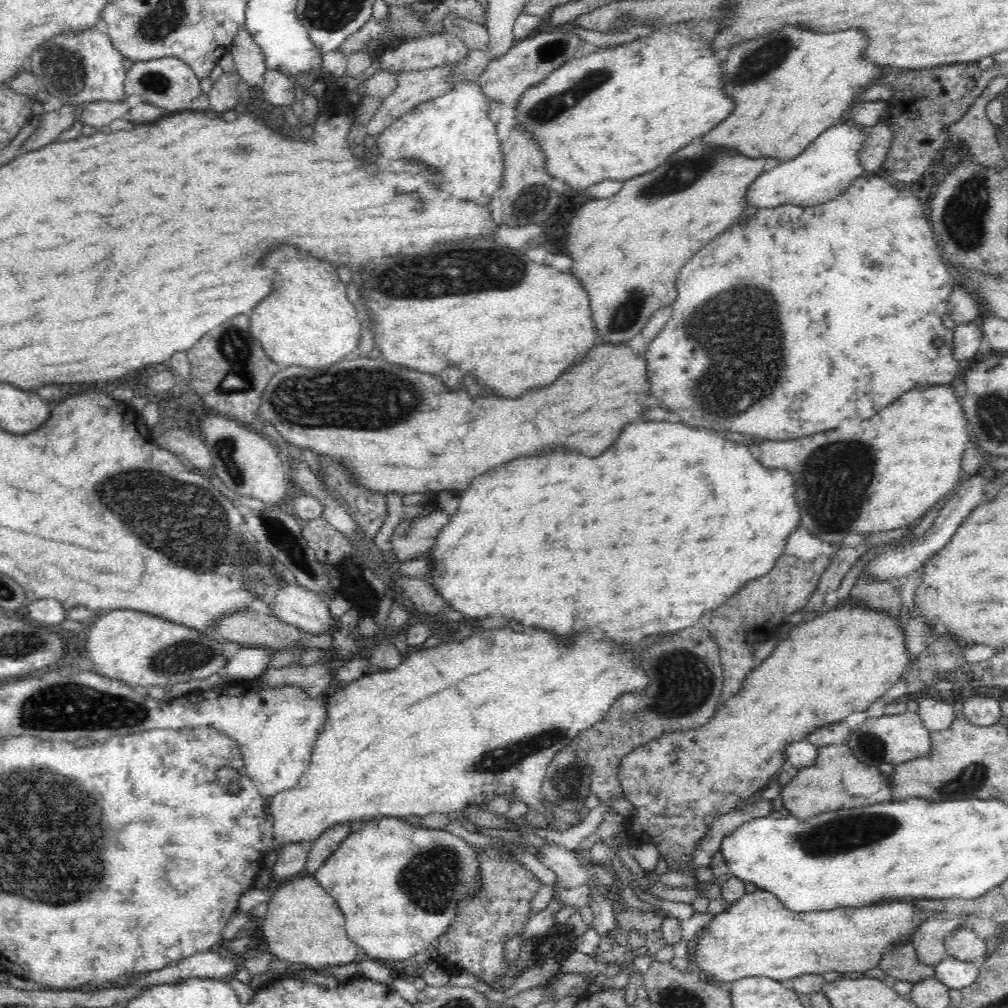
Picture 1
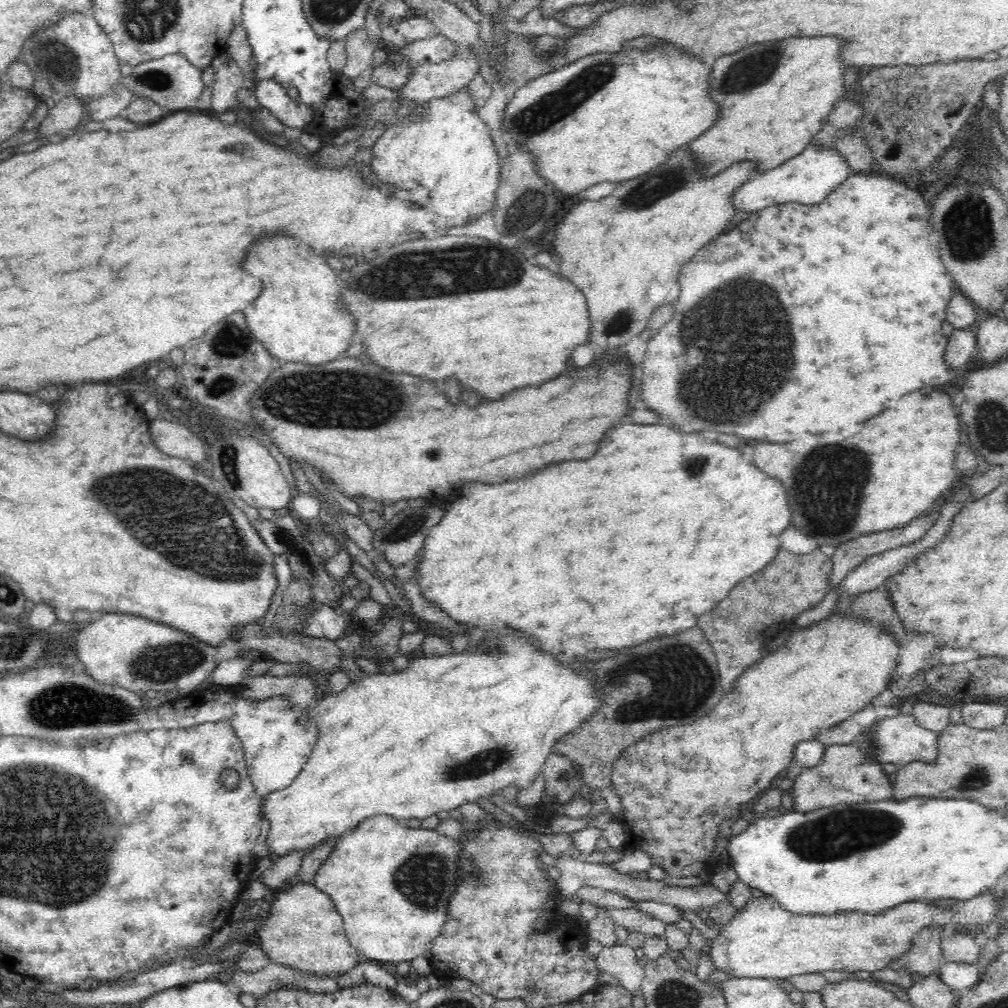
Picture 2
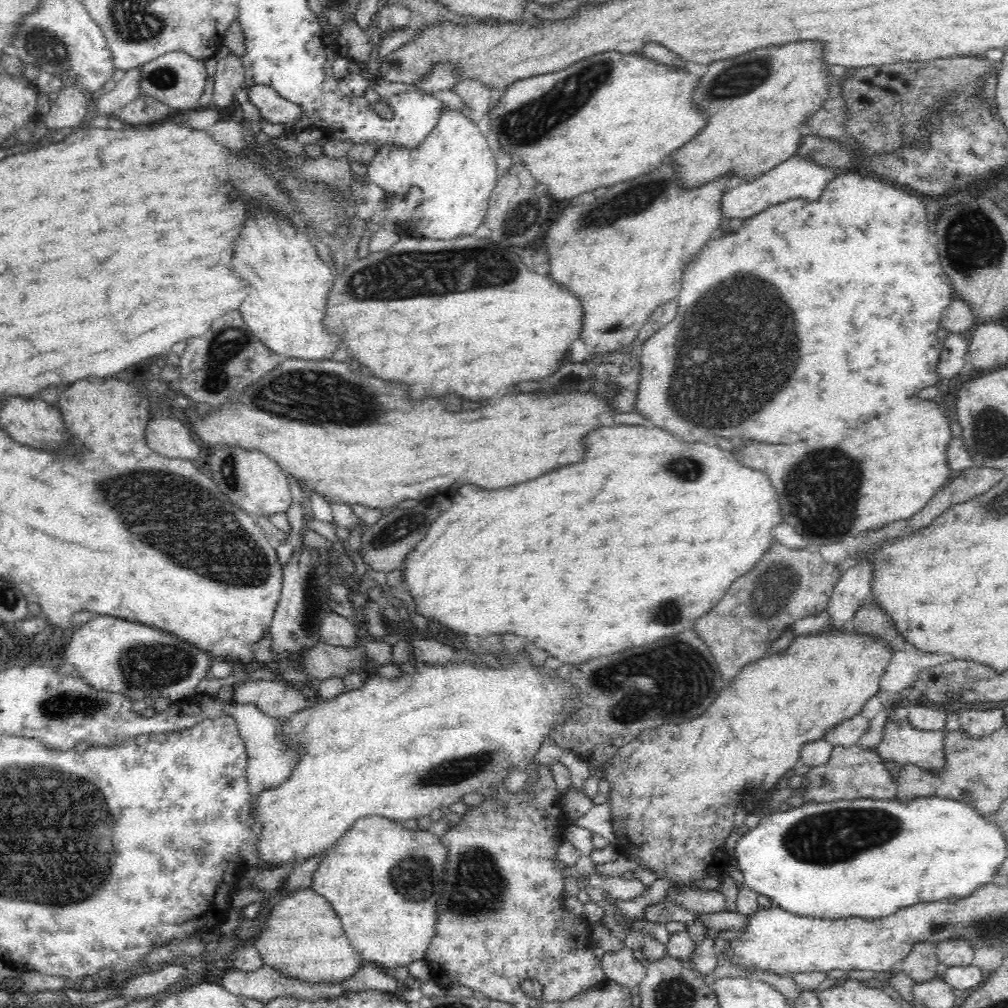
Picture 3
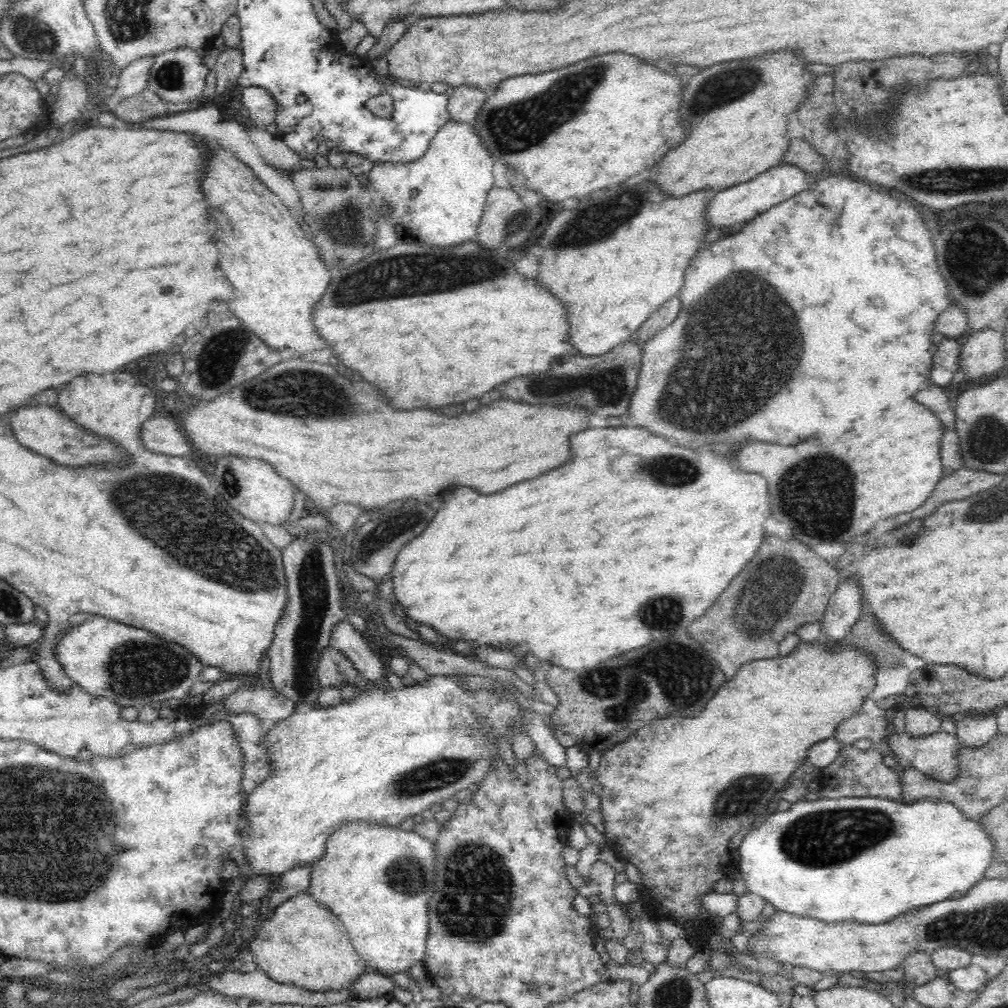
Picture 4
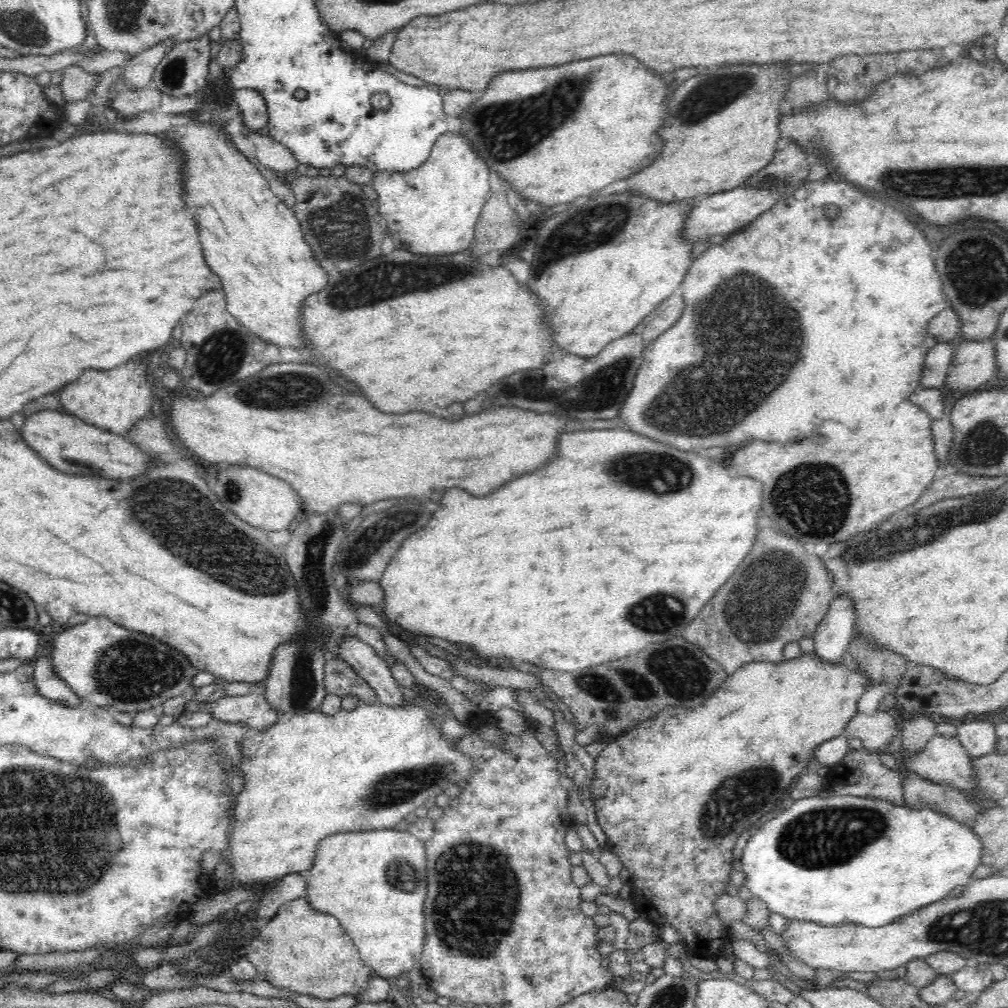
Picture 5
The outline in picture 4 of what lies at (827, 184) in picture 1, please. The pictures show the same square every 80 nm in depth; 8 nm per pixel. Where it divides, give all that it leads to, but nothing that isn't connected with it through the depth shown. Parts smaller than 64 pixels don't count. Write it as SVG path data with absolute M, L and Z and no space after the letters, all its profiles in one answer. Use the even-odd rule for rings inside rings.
M788 163L775 165L765 170L757 178L744 182L723 192L716 193L709 202L706 211L708 228L721 228L725 234L731 233L730 228L735 222L746 222L756 218L756 215L770 210L771 207L780 205L782 202L793 198L796 194L814 189L820 175L807 174L806 171Z

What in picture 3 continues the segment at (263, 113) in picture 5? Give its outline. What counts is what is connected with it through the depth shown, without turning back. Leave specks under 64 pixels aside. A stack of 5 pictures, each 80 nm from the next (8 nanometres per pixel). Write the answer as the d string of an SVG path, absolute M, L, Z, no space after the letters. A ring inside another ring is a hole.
M260 83L248 90L248 99L260 109L260 116L272 124L294 126L302 118L302 107L290 102L274 90L272 86Z

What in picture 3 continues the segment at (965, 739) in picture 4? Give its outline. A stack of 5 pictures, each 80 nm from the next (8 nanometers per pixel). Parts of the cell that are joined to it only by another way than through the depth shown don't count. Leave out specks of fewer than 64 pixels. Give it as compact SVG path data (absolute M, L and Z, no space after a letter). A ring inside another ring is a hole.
M964 707L957 713L960 717L960 728L973 738L990 736L1006 725L1003 708L972 709Z

